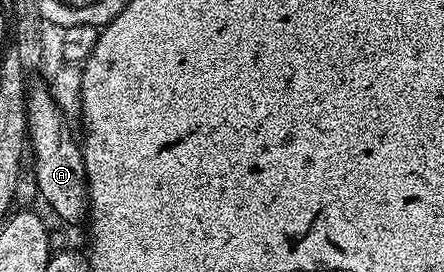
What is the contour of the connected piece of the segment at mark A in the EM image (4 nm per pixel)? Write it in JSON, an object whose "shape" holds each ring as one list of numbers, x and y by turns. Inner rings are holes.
{"shape":[[35,87,26,92,27,133,29,150,35,155,37,189,39,199,51,206,51,211,67,223,79,223,88,218,87,174,83,160,82,146,71,136,67,128,67,119,61,108,55,104,51,91,47,87]]}

